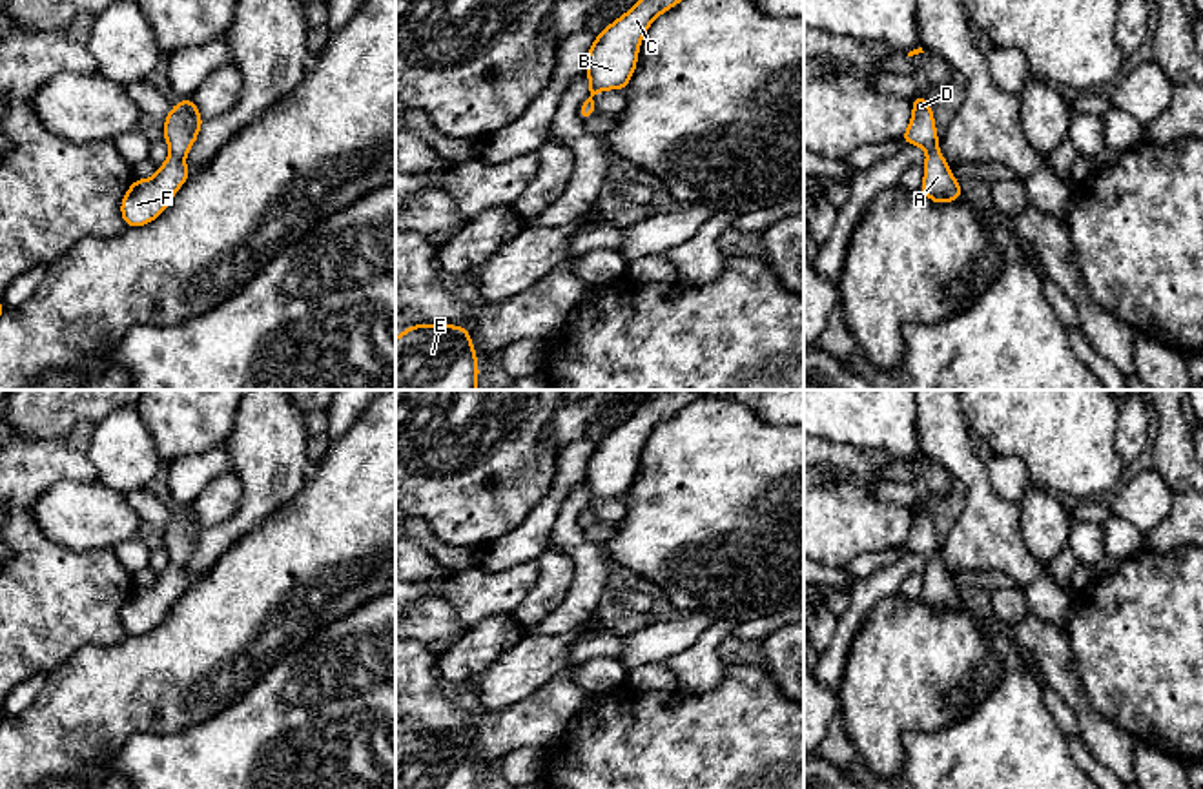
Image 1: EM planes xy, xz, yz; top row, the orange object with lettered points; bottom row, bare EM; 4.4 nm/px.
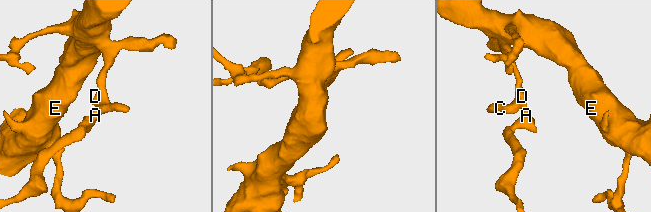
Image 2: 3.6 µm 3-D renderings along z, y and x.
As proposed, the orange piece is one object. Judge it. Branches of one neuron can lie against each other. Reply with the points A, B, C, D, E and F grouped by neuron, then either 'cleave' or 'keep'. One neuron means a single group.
groups A B C D E F; keep

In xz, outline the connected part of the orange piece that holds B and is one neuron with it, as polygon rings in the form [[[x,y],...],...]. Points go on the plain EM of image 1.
[[[651,390],[625,423],[598,441],[587,461],[589,505],[578,516],[581,528],[596,521],[592,505],[598,499],[623,499],[629,494],[653,428],[704,395],[704,390]]]

